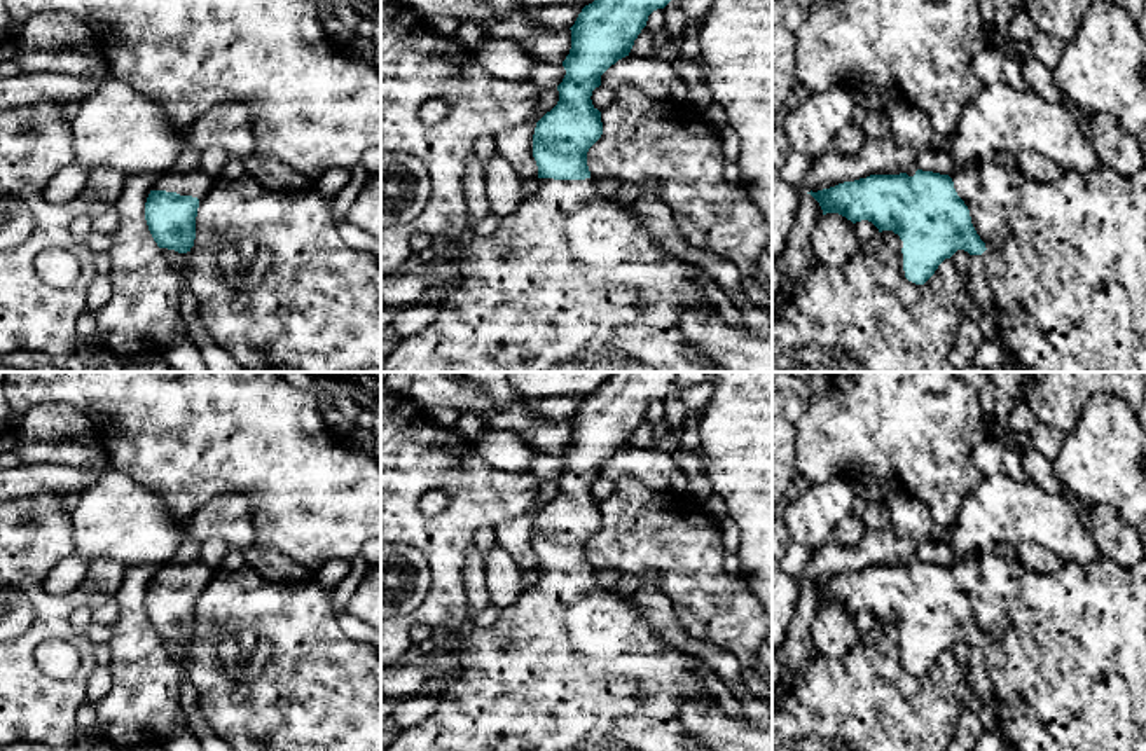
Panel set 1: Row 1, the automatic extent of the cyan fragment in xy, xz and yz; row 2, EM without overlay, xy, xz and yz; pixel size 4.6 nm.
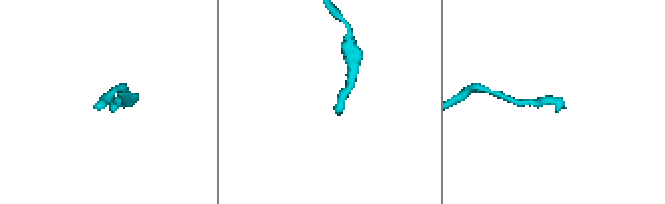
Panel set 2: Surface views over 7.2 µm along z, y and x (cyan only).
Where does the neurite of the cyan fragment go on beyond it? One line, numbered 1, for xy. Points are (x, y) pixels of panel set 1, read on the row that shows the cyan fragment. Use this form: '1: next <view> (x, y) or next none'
1: next xy (198, 184)

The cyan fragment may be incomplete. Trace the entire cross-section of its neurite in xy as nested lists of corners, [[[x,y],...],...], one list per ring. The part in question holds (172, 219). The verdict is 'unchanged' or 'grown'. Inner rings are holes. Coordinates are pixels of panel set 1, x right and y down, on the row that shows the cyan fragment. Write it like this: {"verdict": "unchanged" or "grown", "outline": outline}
{"verdict": "grown", "outline": [[[201,168],[155,178],[145,203],[145,220],[159,248],[187,253],[196,239],[199,201],[217,185]]]}

